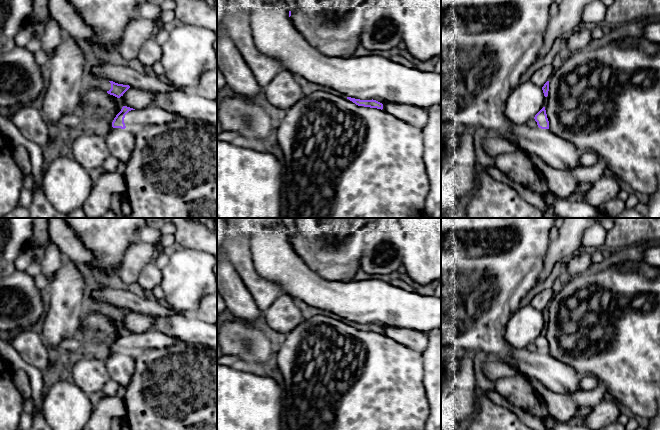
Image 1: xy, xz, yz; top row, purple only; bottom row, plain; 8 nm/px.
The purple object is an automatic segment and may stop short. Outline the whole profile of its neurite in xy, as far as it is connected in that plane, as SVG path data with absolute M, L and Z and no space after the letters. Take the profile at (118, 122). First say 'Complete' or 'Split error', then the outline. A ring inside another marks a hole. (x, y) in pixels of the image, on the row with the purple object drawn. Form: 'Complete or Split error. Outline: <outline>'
Split error. Outline: M123 106L112 122L113 128L132 128L137 124L164 124L175 120L186 120L182 116L158 107L143 110Z

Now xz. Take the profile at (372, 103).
Split error. Outline: M347 97L347 99L349 99L358 106L377 108L381 110L383 109L383 105L388 102L387 100L382 98L374 98L372 100L360 100L360 99Z

